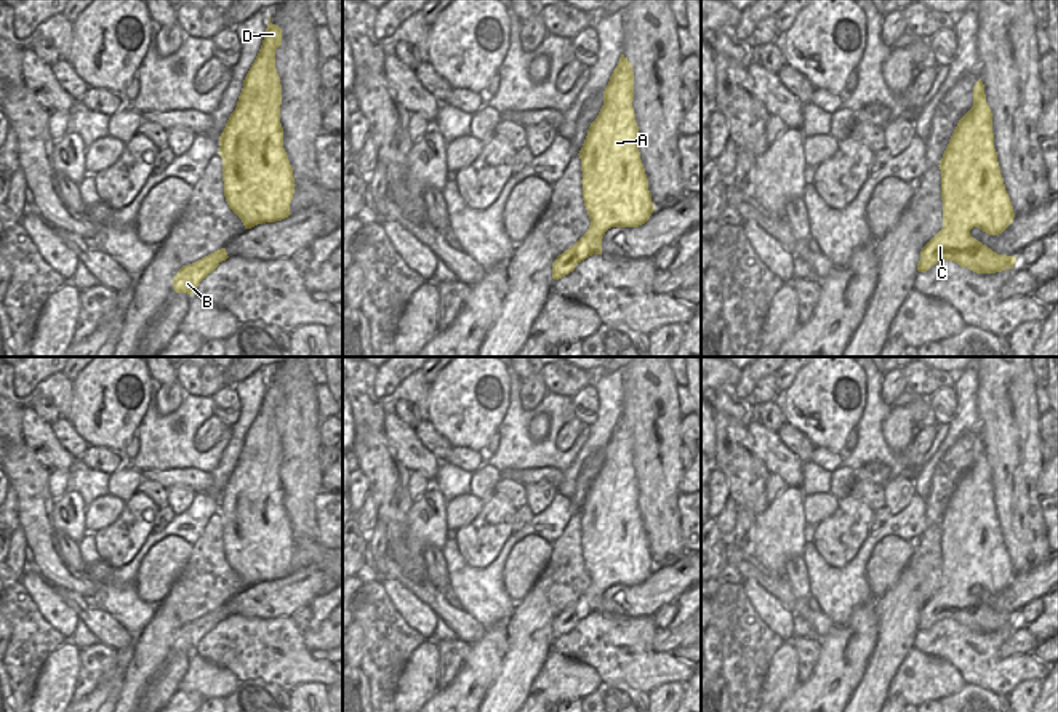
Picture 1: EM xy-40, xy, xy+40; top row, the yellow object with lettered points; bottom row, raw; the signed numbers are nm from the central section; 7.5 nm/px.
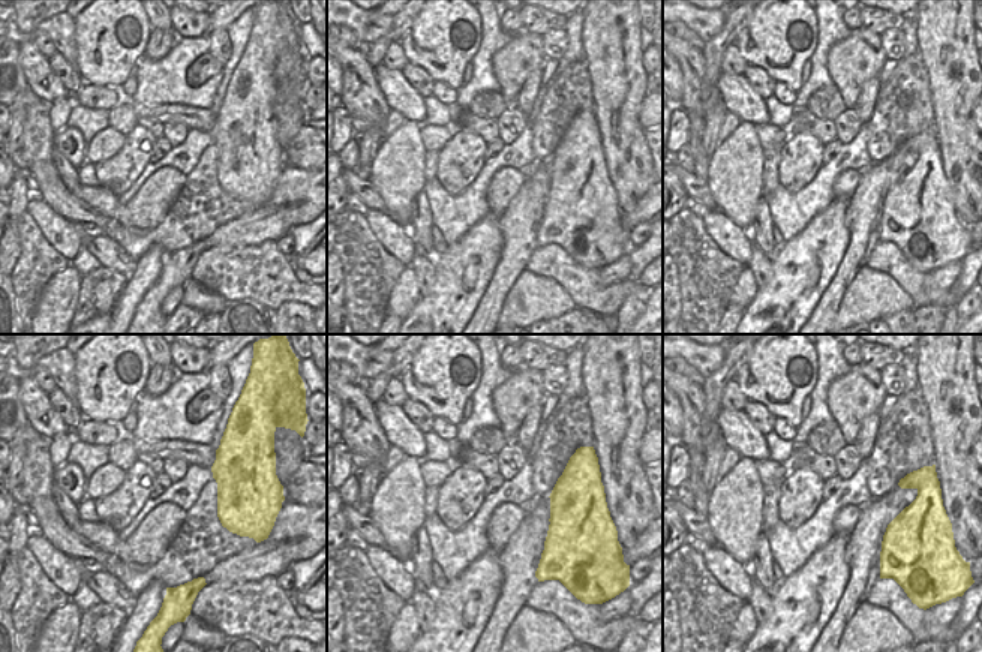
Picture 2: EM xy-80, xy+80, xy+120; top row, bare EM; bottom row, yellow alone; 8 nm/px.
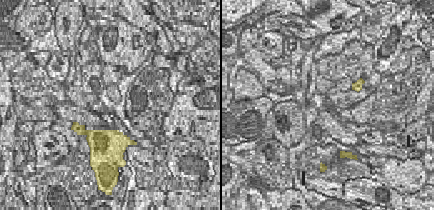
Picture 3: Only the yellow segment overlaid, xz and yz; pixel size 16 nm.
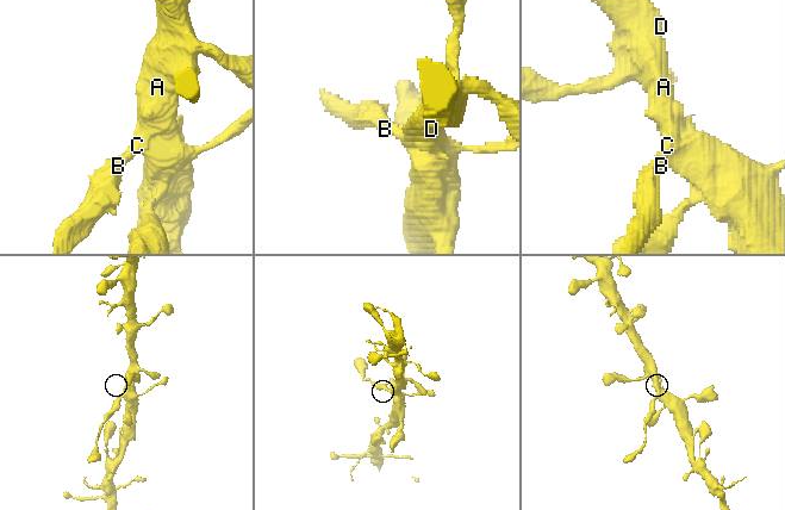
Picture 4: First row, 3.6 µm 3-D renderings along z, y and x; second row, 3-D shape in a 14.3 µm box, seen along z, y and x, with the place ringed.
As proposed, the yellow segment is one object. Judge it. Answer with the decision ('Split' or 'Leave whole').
Split

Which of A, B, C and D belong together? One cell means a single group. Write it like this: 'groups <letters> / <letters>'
groups A C D / B

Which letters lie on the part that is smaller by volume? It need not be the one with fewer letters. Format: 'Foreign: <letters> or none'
Foreign: B

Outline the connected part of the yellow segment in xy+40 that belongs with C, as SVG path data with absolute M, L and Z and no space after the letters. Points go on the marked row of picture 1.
M981 78L973 86L973 107L959 120L938 166L943 229L922 248L920 258L954 261L976 274L1013 269L1015 256L997 254L970 235L973 227L999 235L1015 218L994 149L992 114Z

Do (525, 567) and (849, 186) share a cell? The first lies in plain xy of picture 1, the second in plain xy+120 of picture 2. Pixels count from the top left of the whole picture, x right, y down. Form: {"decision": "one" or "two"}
{"decision": "one"}

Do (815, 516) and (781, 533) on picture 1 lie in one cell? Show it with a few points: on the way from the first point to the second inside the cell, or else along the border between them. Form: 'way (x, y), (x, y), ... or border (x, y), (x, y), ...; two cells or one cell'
border (802, 495), (805, 524); two cells

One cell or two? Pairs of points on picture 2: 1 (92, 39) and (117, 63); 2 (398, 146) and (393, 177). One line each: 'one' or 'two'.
1: one
2: one

